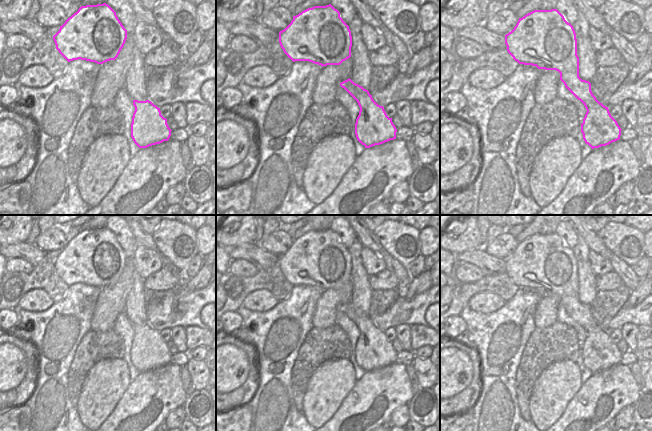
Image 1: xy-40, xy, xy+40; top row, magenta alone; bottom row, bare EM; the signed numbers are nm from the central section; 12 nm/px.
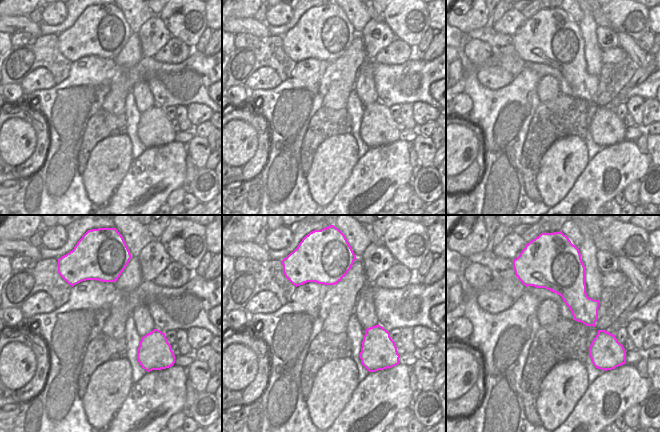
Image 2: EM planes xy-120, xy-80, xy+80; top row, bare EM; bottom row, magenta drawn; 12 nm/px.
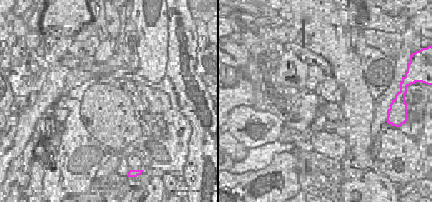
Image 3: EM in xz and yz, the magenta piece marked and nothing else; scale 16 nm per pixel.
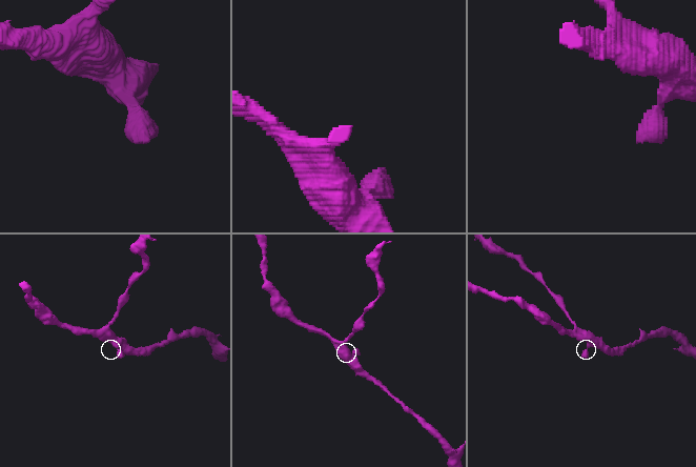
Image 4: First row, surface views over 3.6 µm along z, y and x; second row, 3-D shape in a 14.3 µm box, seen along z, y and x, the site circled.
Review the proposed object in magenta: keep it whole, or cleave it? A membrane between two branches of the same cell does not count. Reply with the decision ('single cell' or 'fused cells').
single cell

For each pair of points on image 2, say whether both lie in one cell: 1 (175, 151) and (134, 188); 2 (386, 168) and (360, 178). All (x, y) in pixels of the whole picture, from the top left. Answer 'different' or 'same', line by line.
1: same
2: same

